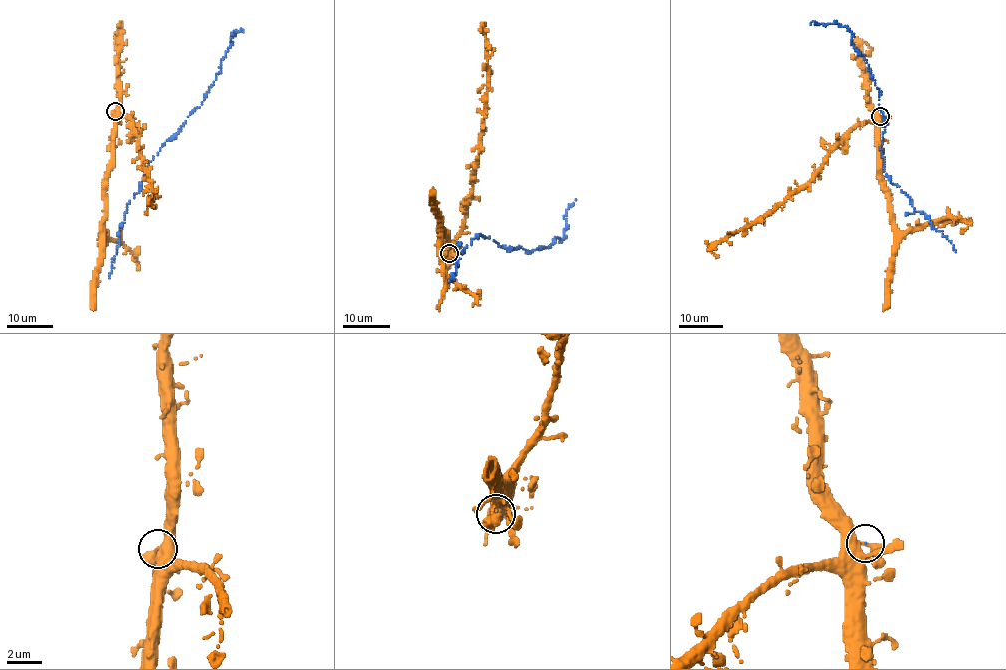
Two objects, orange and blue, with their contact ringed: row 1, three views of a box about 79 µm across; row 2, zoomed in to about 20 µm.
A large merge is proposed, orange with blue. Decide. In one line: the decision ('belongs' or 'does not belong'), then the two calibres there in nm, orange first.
belongs; 360 nm thick on the orange side, 50 nm on the other

